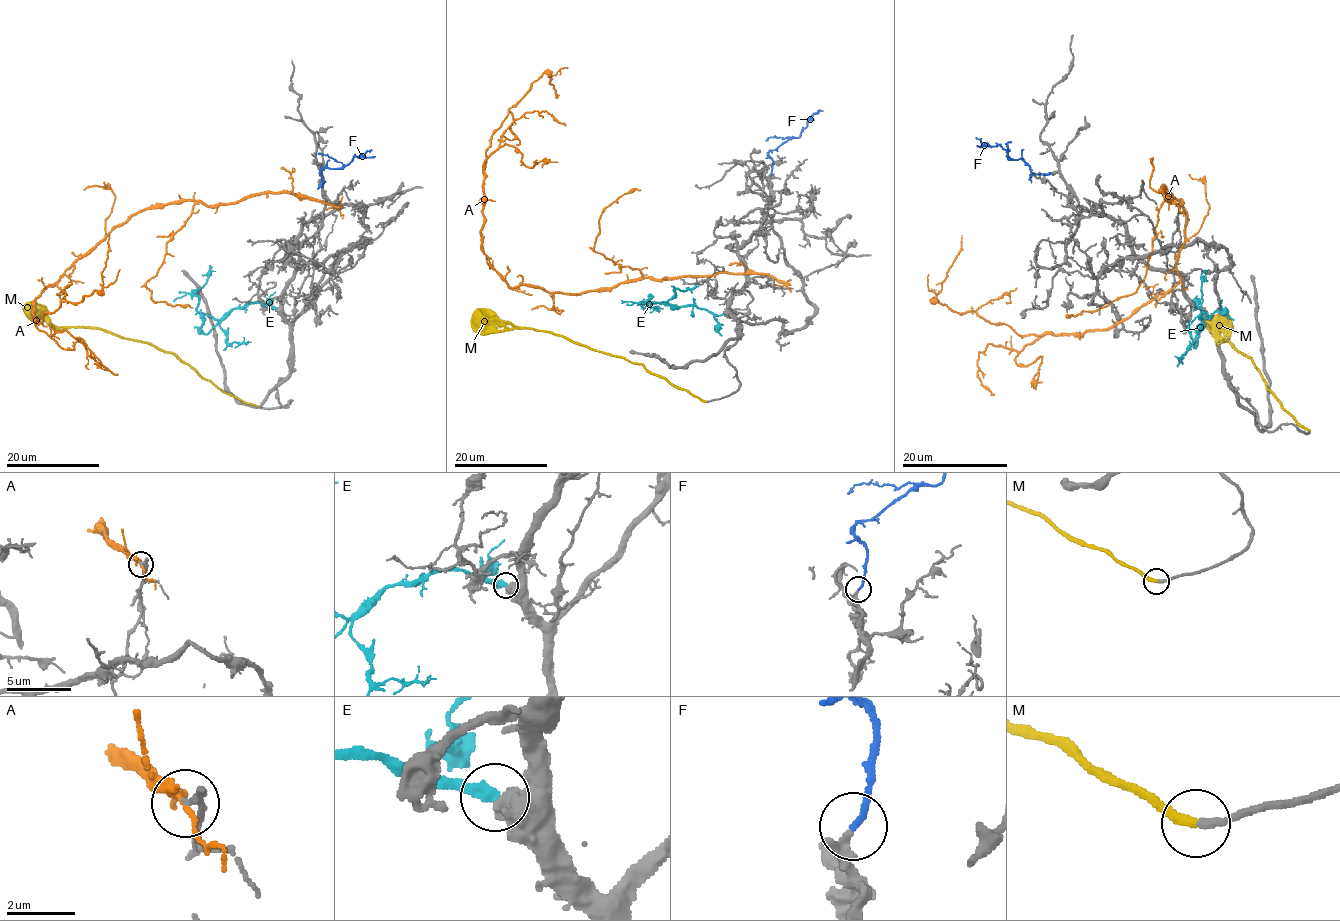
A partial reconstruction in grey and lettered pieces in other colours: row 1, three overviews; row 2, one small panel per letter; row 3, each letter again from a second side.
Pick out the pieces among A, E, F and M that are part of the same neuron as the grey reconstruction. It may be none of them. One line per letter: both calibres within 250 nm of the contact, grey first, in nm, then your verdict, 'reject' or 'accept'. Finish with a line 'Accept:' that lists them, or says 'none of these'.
A: 150/120 nm | reject
E: 650/260 nm | accept
F: 380/220 nm | accept
M: 240/280 nm | accept
Accept: E, F, M

